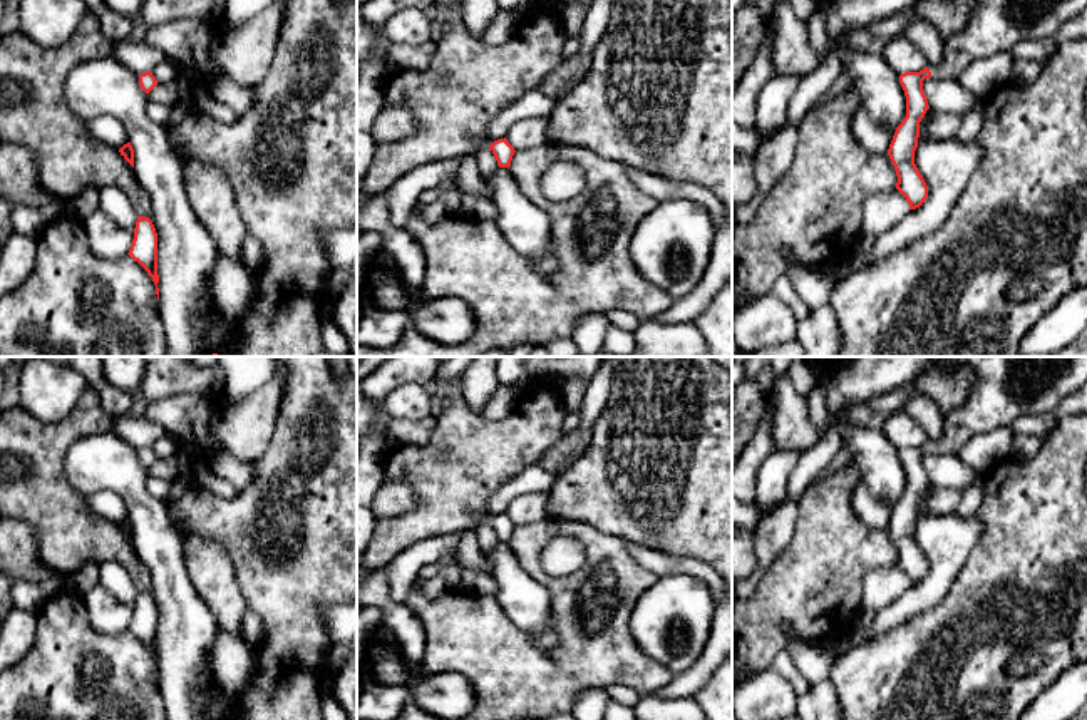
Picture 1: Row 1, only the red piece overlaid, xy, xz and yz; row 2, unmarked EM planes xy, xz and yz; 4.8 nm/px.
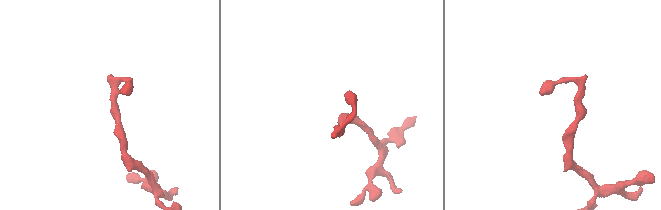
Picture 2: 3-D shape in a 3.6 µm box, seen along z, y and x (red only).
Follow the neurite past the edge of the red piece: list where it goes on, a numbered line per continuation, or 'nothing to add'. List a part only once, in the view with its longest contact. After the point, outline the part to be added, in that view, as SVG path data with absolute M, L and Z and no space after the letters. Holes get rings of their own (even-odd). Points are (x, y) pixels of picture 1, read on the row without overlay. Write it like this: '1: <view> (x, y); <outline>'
1: yz (1004, 389); M931 357L930 363L950 372L960 365L973 370L968 400L943 417L943 434L928 439L935 455L958 454L975 435L1007 427L1018 417L1043 415L1079 392L1087 382L1087 357Z

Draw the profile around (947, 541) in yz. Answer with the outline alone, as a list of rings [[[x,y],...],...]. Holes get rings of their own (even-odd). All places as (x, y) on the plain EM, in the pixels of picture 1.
[[[978,512],[970,517],[956,514],[926,514],[914,526],[914,539],[928,561],[925,578],[909,588],[889,606],[878,611],[869,626],[856,623],[853,631],[841,638],[812,643],[821,653],[844,655],[854,646],[874,640],[914,615],[935,608],[950,591],[966,559],[983,532]]]

